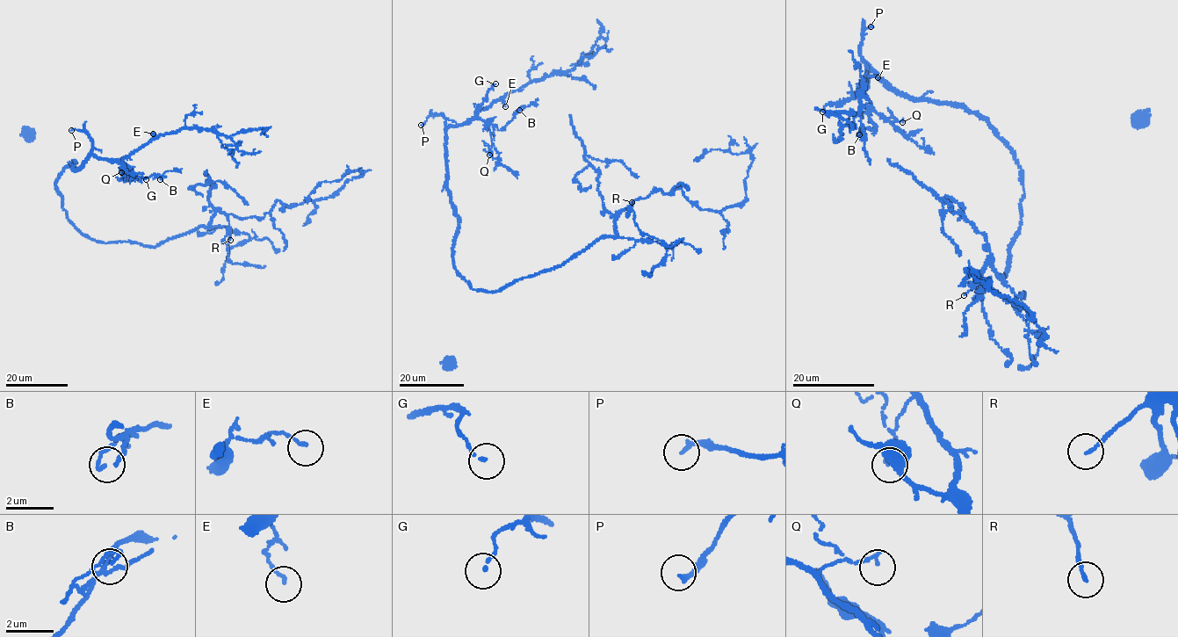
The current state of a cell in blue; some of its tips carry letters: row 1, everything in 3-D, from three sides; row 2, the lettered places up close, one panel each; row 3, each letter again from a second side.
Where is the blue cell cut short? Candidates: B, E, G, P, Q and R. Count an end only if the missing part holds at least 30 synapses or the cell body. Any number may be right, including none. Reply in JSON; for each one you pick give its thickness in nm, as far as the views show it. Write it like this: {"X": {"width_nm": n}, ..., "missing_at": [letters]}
{"missing_at": []}

